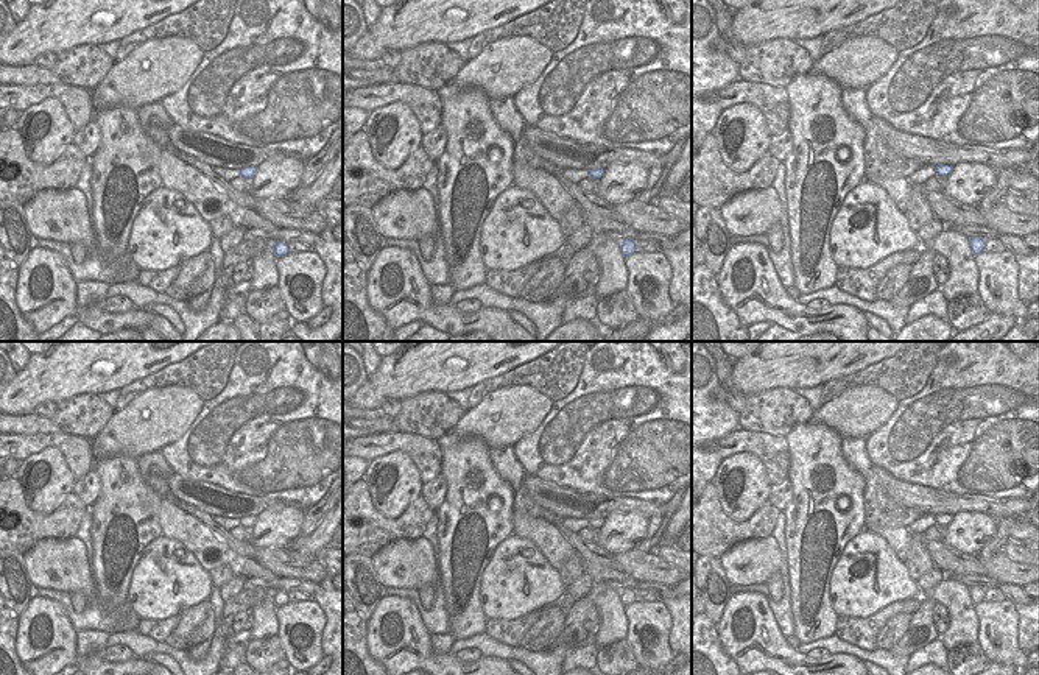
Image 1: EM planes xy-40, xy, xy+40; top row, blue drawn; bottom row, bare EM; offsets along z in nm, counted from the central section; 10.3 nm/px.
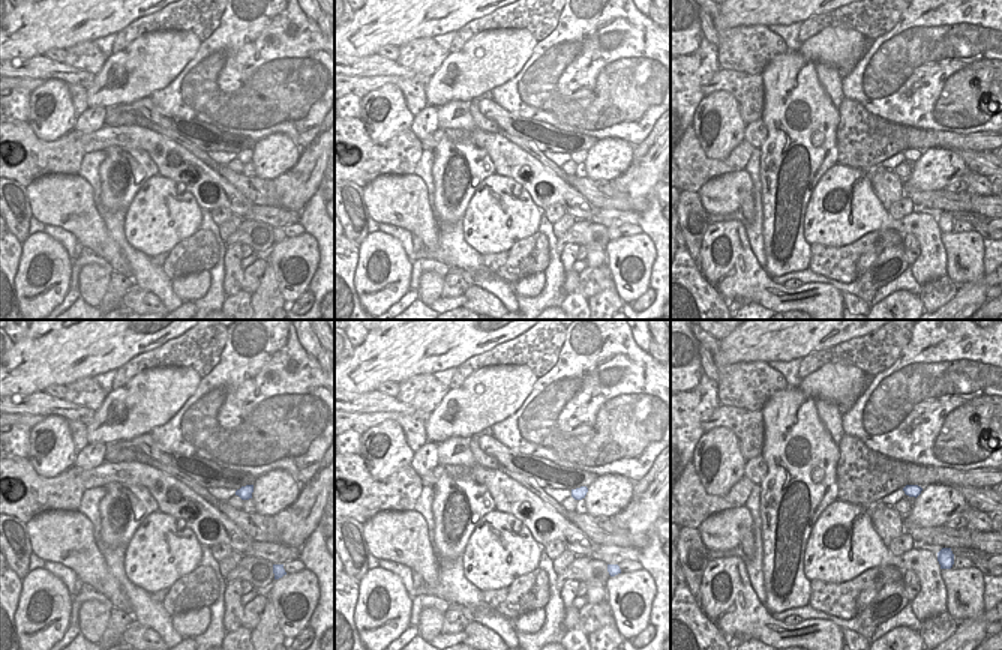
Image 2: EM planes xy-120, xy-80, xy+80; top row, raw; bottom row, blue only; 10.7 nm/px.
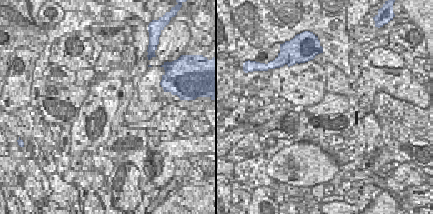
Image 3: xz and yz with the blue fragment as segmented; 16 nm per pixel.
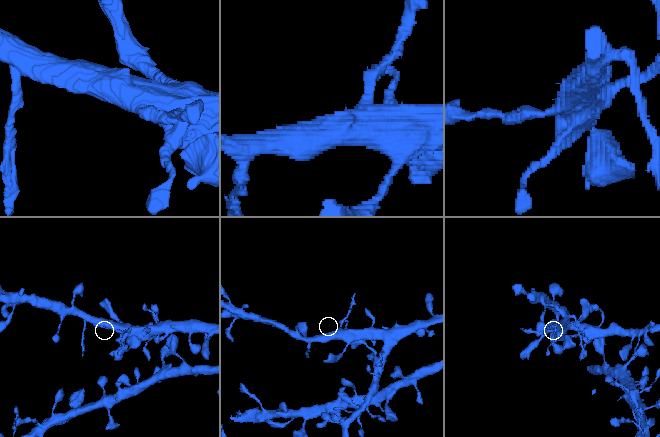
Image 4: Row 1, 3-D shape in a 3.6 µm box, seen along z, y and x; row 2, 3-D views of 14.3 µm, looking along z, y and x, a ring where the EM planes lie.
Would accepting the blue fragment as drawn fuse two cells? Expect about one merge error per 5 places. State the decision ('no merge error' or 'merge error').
no merge error

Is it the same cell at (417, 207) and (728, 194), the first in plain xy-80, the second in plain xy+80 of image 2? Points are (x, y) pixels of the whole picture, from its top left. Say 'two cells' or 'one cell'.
one cell

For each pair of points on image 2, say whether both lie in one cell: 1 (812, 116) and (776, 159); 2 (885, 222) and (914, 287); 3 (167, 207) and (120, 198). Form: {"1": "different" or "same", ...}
{"1": "same", "2": "different", "3": "different"}

